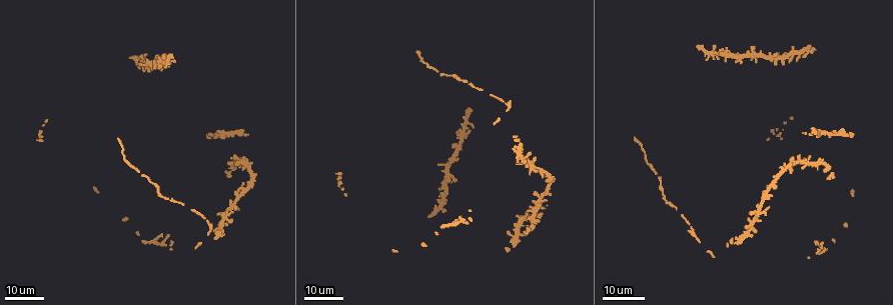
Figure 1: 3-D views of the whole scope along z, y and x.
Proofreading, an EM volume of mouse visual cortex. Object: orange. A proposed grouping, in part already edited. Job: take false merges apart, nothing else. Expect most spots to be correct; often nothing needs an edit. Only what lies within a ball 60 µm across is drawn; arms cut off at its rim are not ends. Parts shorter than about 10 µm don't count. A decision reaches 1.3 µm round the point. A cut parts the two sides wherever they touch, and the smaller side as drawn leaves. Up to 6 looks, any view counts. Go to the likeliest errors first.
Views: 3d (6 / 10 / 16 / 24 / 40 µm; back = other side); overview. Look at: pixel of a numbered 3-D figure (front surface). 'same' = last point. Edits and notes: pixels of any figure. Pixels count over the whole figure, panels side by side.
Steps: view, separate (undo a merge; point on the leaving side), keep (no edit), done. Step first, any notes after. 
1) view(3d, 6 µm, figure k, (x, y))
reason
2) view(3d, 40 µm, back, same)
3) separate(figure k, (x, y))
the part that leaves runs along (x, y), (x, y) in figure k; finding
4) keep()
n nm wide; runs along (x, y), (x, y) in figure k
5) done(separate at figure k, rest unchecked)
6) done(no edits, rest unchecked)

view(3d, 16 µm, figure 1, (171, 199))
narrows sharply

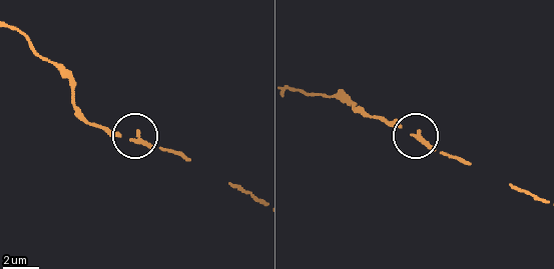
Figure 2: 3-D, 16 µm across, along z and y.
view(3d, 6 µm, figure 2, (412, 136))
zoom in

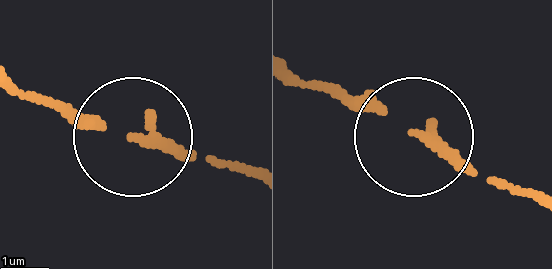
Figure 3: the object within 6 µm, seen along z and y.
keep()
all the same neuron

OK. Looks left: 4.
view(3d, 24 µm, figure 1, (456, 80))
thin neck

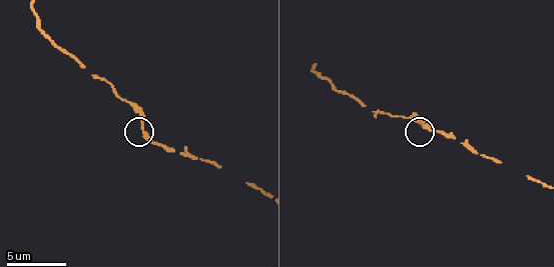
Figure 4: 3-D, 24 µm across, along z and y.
view(3d, 6 µm, figure 4, (143, 127))
closer look

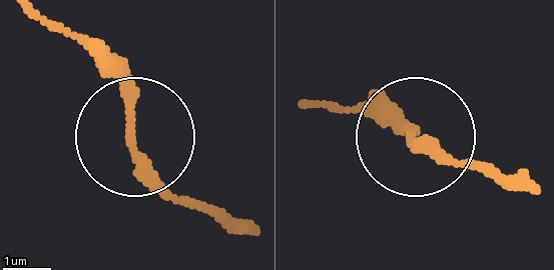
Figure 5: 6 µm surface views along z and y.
keep()
continuous, no second neuron

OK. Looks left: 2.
view(3d, 6 µm, figure 4, (529, 178))
sudden change in width

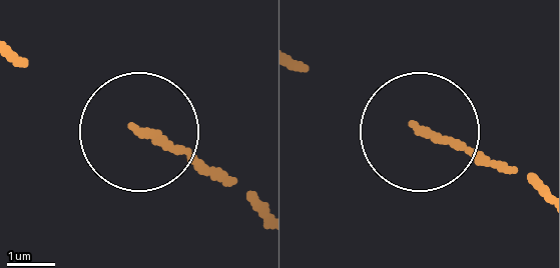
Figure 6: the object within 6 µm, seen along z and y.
keep()
160 nm wide; continuous, no second neuron

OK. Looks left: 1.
done(no edits, rest unchecked)

